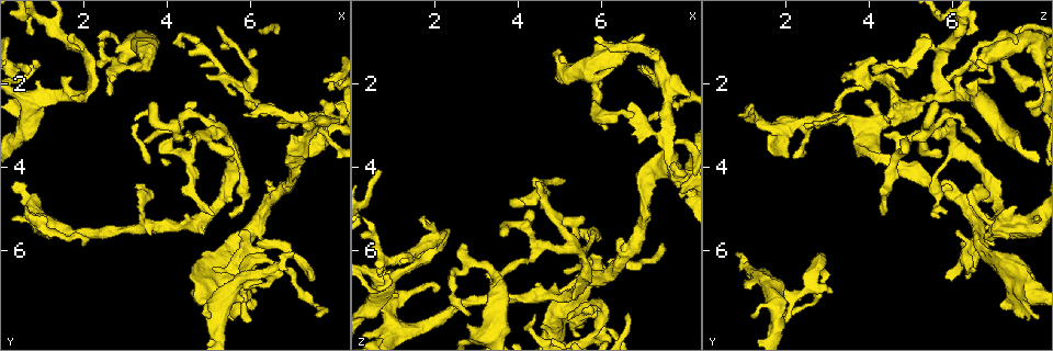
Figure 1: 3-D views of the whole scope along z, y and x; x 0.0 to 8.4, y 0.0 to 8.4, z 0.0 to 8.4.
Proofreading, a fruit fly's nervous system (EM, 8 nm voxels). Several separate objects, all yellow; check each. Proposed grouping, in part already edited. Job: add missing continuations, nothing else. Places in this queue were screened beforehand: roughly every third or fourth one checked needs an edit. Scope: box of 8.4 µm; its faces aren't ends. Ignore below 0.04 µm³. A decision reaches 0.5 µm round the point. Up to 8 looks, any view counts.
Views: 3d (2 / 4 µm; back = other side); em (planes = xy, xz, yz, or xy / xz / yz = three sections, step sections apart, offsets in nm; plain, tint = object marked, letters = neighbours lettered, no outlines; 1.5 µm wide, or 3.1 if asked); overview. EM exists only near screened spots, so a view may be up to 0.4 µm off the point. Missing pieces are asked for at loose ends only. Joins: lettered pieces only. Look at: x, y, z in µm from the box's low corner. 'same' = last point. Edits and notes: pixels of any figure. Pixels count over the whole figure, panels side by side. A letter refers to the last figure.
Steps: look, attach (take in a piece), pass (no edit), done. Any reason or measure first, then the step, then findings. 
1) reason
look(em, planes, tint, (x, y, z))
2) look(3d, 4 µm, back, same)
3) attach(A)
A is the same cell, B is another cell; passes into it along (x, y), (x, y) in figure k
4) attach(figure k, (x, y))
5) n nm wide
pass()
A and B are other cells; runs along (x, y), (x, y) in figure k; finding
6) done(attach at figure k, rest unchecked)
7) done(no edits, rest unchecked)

an open end
look(3d, 2 µm, (0.65, 4.90, 7.50))

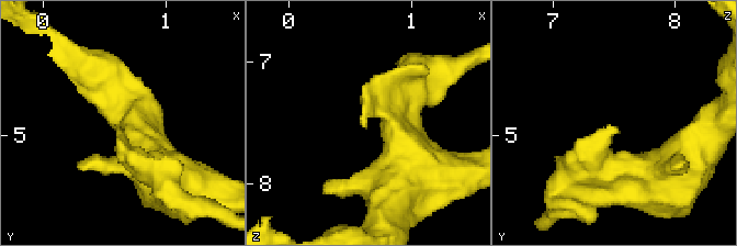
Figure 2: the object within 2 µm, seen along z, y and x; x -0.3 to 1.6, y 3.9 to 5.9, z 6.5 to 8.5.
arms of 200, 400 nm; need the tissue
look(em, planes, letters, (0.60, 4.92, 7.46))

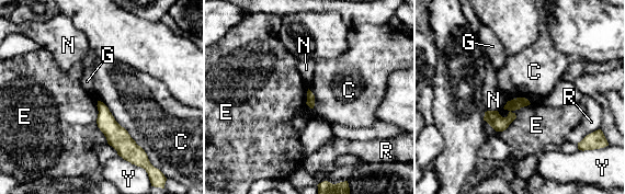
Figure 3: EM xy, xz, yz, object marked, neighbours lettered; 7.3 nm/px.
pass()
C, E, G, N, R and Y are other cells; runs along (100, 104), (106, 124), (137, 149) in figure 3; none of them fits

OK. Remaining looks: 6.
tapers out
look(em, planes, letters, (2.05, 5.85, 7.00))

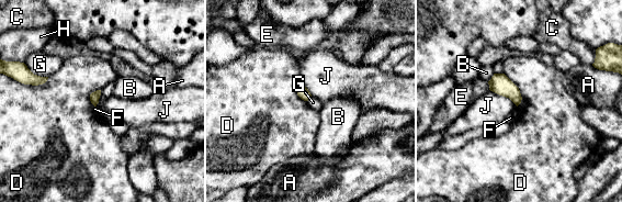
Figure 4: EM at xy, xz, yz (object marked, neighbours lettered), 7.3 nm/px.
pass()
A, B, C, D, E, F, G, H and J are other cells; border along (30, 69), (34, 74), (47, 77) in figure 4; no lettered piece goes on from it

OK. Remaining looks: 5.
look(3d, 2 µm, (7.45, 6.70, 5.85))

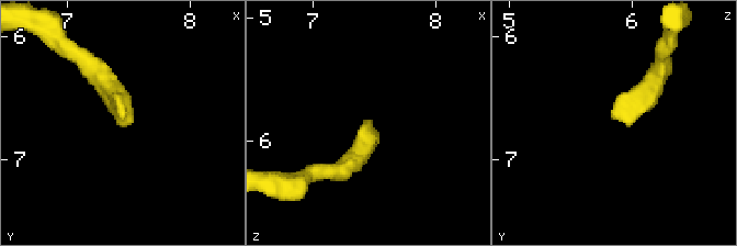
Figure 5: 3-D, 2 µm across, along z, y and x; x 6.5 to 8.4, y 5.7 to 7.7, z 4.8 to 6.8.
look(em, yz, step 4, letters, (7.46, 6.64, 5.82))

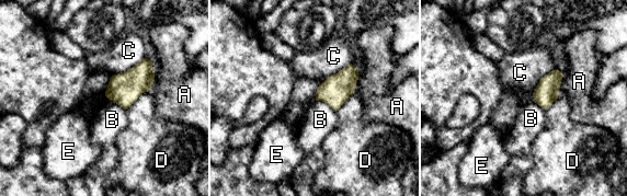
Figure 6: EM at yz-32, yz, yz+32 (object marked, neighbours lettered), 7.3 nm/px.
look(em, planes, letters, same)

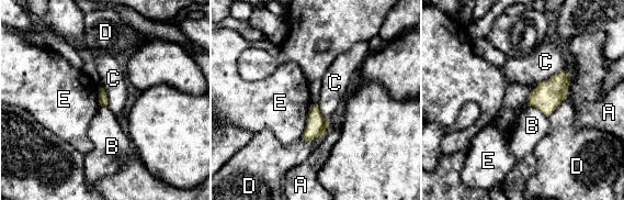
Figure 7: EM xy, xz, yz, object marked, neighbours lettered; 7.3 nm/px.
pass()
A, B, C, D and E are other cells; border along (562, 68), (531, 90) in figure 7; no lettered piece goes on from it

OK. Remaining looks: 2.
done(no edits, rest unchecked)

